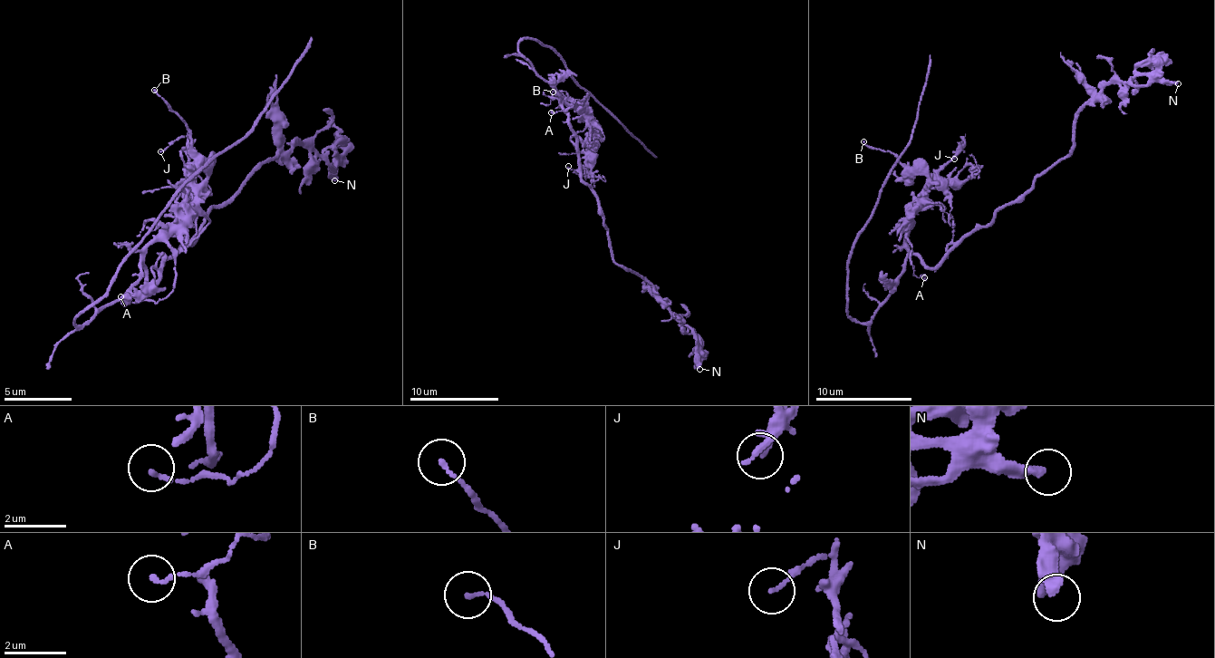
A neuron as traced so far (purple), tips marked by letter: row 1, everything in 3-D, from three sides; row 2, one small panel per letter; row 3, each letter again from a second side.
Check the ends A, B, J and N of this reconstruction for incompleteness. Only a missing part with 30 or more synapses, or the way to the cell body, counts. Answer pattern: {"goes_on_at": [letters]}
{"goes_on_at": []}

